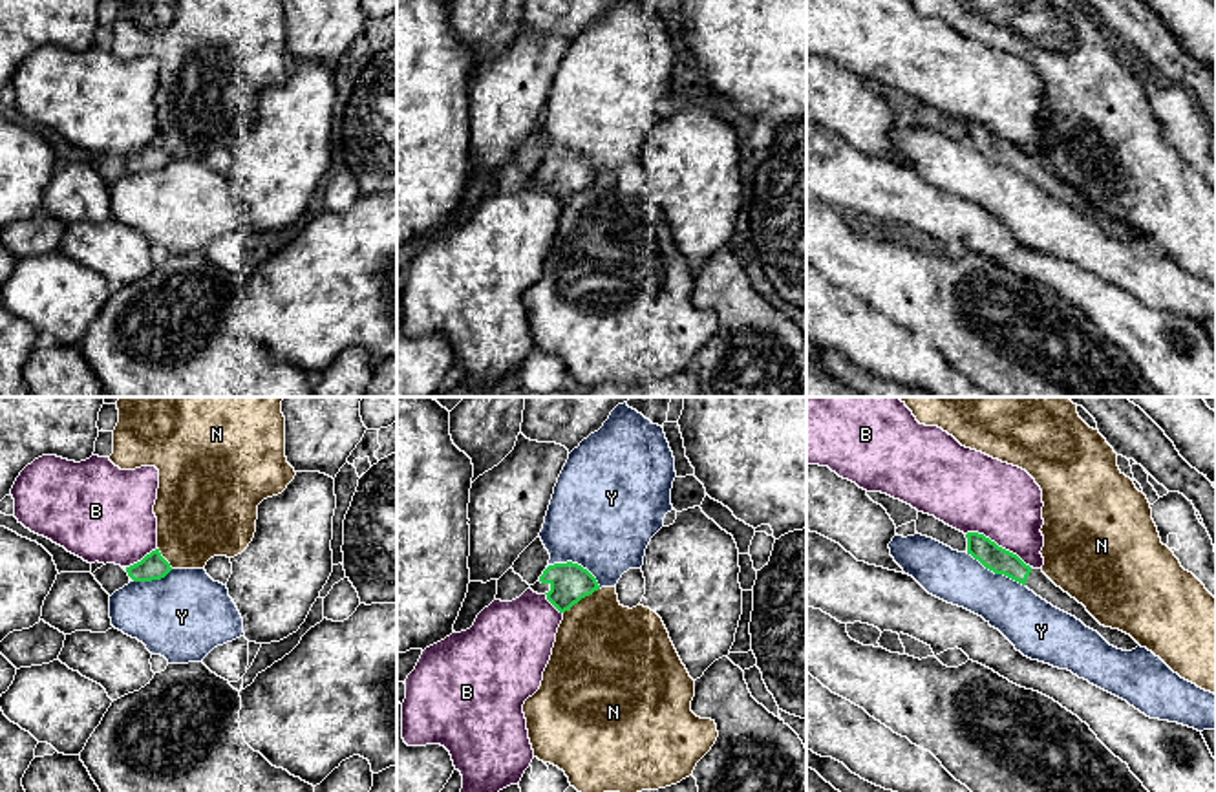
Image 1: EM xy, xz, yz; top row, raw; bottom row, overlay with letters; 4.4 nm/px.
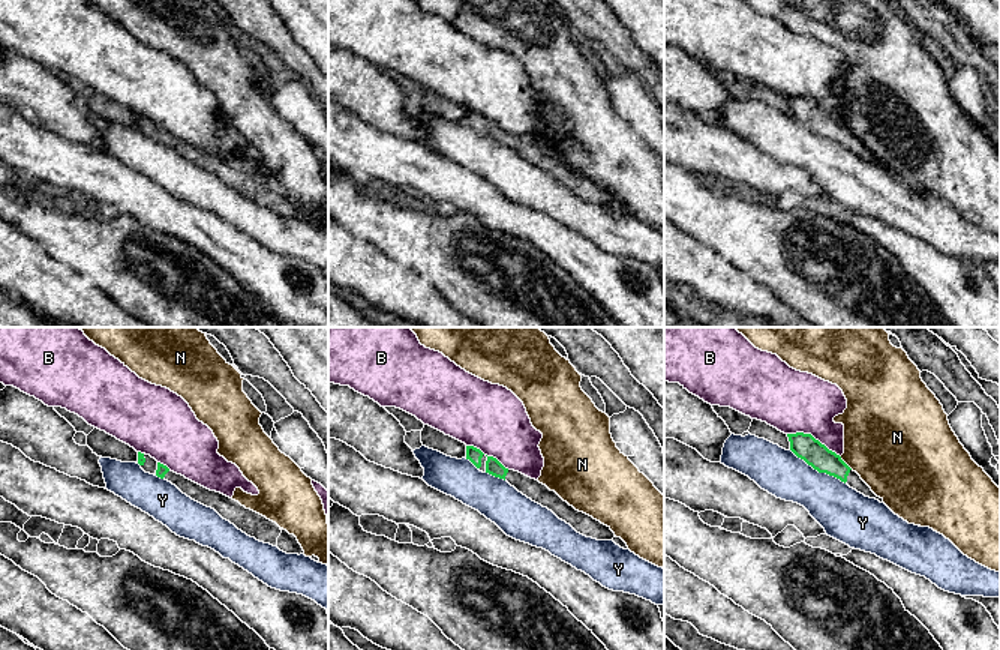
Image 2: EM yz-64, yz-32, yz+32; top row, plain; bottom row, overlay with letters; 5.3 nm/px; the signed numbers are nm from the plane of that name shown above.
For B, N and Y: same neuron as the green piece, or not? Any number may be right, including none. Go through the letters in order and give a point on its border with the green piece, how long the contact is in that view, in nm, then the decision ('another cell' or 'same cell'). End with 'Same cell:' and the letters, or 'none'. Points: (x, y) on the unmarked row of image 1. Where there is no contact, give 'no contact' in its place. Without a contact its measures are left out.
B: yz (997, 136) | 320 nm | another cell
N: xz (580, 189) | 200 nm | another cell
Y: xz (576, 154) | 260 nm | another cell
Same cell: none

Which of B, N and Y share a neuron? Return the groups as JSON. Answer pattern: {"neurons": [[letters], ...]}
{"neurons": [["B"], ["N"], ["Y"]]}

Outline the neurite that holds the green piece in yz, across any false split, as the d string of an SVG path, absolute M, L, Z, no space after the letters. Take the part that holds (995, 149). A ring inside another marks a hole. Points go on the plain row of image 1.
M967 123L965 128L967 128L967 144L978 150L986 159L993 161L995 165L1004 165L1026 176L1029 181L1033 181L1037 187L1040 187L1053 198L1075 207L1086 218L1097 221L1110 236L1123 240L1123 241L1132 241L1139 236L1130 225L1119 219L1101 216L1086 201L1083 194L1079 194L1061 177L1057 177L1042 163L1042 159L1033 159L1026 155L1017 144L998 137L995 132L991 132L984 124Z

